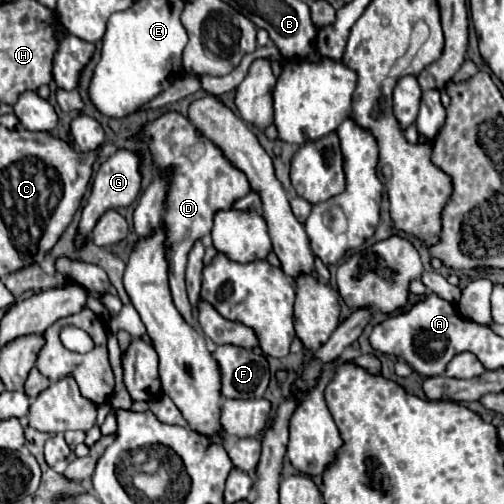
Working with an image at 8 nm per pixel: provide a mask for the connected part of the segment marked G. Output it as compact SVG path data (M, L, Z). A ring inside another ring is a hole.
M125 148L117 150L111 158L107 158L101 164L101 168L99 168L95 180L93 180L93 186L91 186L91 196L87 200L87 206L83 208L83 214L81 214L79 240L83 240L87 236L87 232L93 230L95 222L101 218L101 214L105 210L129 206L137 198L137 194L141 190L141 170L139 170L139 166L141 166L141 154L135 152L135 150L125 150Z

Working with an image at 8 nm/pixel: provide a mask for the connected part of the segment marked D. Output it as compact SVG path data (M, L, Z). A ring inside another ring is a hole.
M177 112L163 114L159 120L151 122L143 134L151 144L151 150L155 154L155 164L159 168L173 164L173 168L175 168L173 186L171 186L169 198L167 198L167 210L163 214L163 220L167 224L167 246L169 246L169 250L167 250L169 286L171 286L171 296L173 296L173 302L175 302L175 308L179 310L179 314L185 318L185 322L189 322L191 326L197 326L191 306L189 306L187 290L185 290L187 254L195 240L199 240L211 232L215 212L219 208L221 210L231 208L233 202L237 202L239 198L243 198L245 194L251 192L251 186L249 186L249 180L245 178L245 172L237 170L225 158L221 148L215 146L213 142L209 142L207 138L201 138L203 150L199 154L195 128L191 126L191 122L185 116L181 116Z

